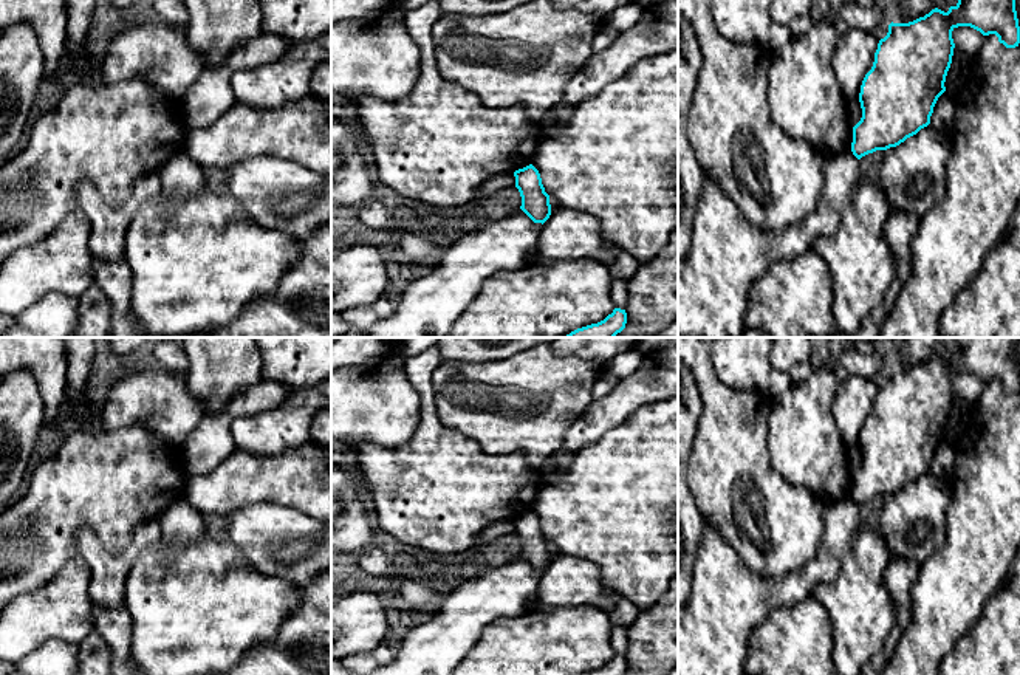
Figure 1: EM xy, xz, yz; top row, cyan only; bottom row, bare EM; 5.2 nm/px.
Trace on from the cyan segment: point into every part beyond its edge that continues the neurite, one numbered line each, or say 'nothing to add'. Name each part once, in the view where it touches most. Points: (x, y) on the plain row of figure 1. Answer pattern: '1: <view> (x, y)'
nothing to add

